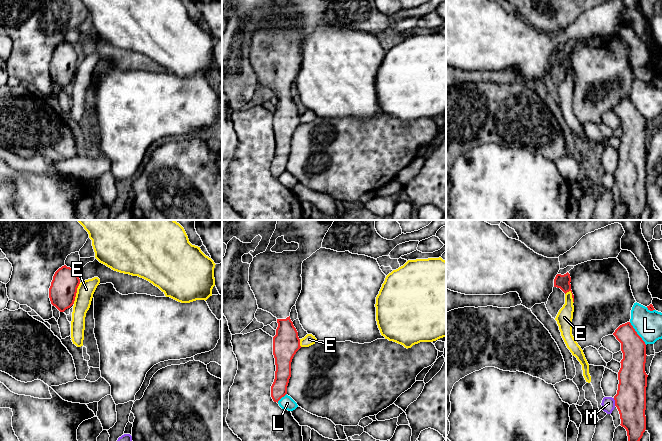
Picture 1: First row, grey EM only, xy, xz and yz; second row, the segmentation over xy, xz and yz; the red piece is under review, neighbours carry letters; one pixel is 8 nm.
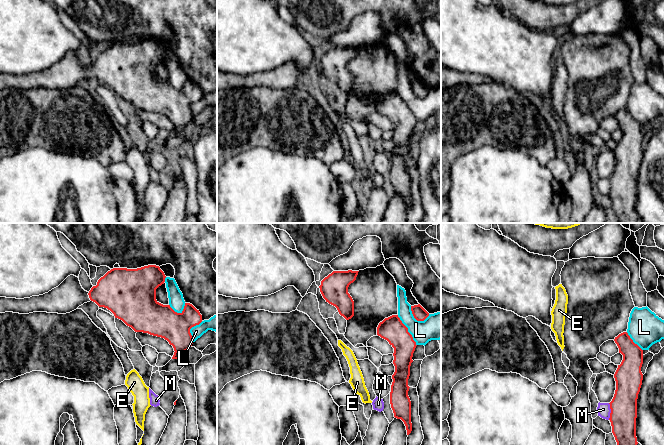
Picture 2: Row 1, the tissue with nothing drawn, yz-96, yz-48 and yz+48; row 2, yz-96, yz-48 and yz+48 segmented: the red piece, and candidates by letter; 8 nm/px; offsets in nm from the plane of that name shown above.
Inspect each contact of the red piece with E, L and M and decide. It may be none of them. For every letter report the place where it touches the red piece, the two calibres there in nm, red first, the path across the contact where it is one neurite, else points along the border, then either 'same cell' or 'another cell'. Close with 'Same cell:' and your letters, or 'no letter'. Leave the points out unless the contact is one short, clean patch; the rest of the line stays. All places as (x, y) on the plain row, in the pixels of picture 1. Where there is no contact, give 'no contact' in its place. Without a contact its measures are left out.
E: meets red in xy at (76, 68); 220 nm thick on the red side, 140 nm on the other; border along xy (80, 59), (73, 79); another cell
L: meets red in yz at (636, 109); 190 nm thick on the red side, 220 nm on the other; another cell
M: meets red in yz at (615, 178); 260 nm thick on the red side, 110 nm on the other; another cell
Same cell: no letter

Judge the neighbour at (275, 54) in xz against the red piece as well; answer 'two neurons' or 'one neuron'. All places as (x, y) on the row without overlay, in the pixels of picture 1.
one neuron

